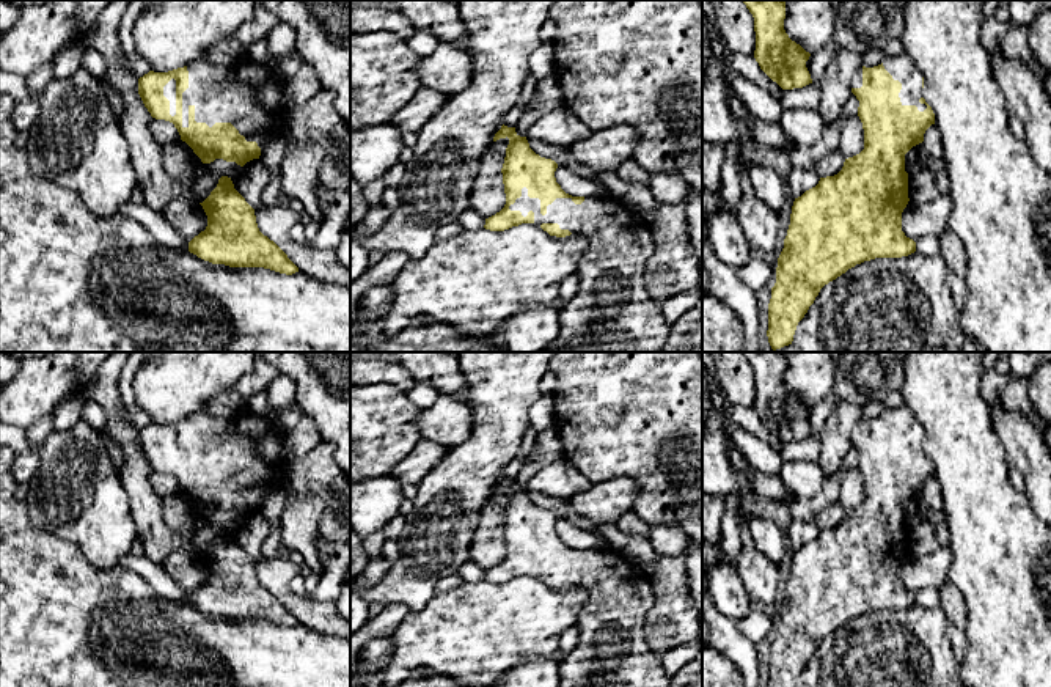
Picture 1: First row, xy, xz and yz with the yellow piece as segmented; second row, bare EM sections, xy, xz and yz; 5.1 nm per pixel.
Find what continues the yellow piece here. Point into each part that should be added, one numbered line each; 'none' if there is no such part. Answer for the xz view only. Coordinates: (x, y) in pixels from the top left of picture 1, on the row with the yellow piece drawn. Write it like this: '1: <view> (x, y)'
1: xz (611, 312)

